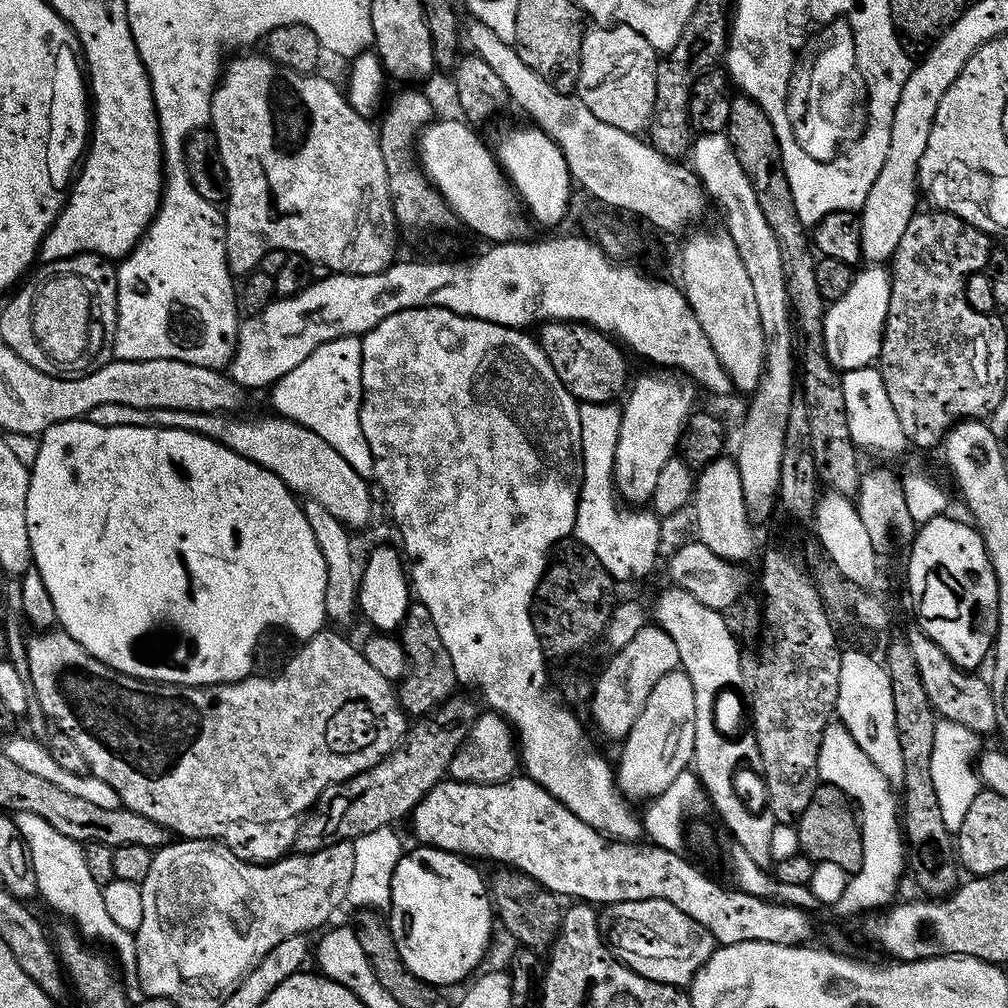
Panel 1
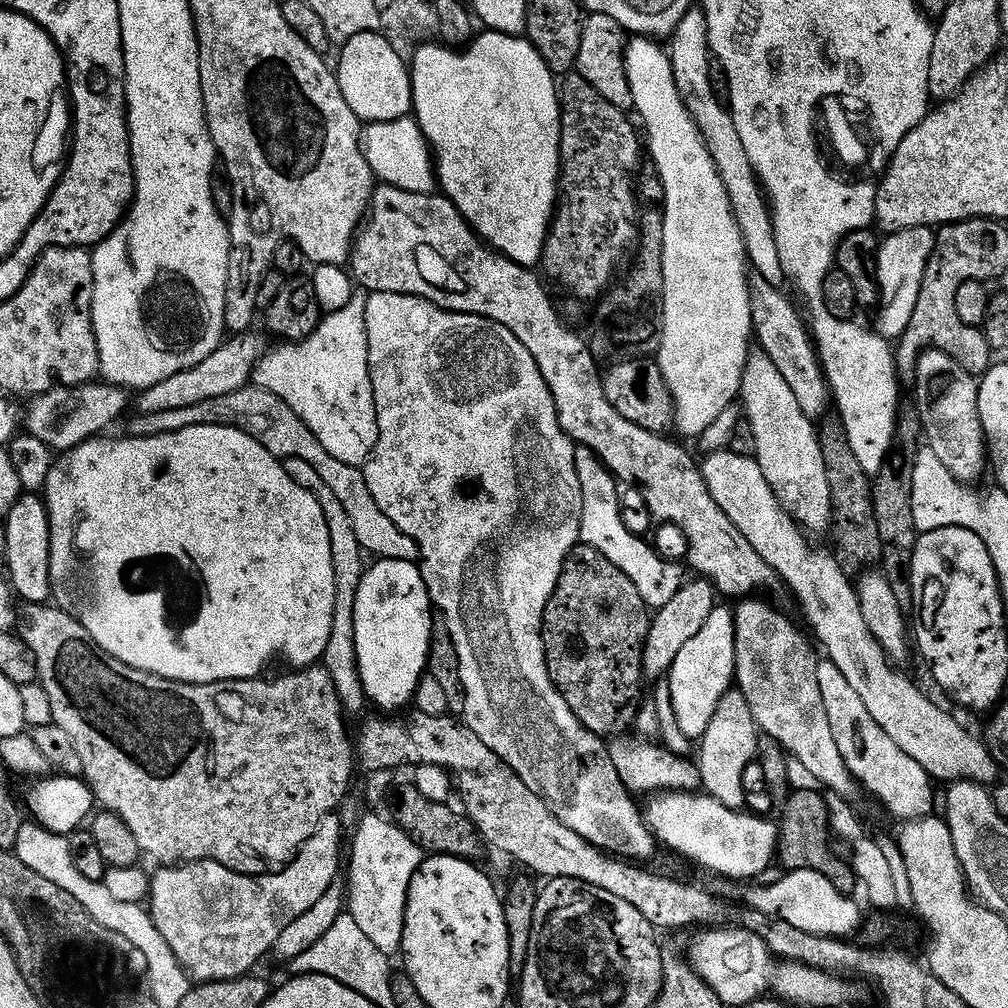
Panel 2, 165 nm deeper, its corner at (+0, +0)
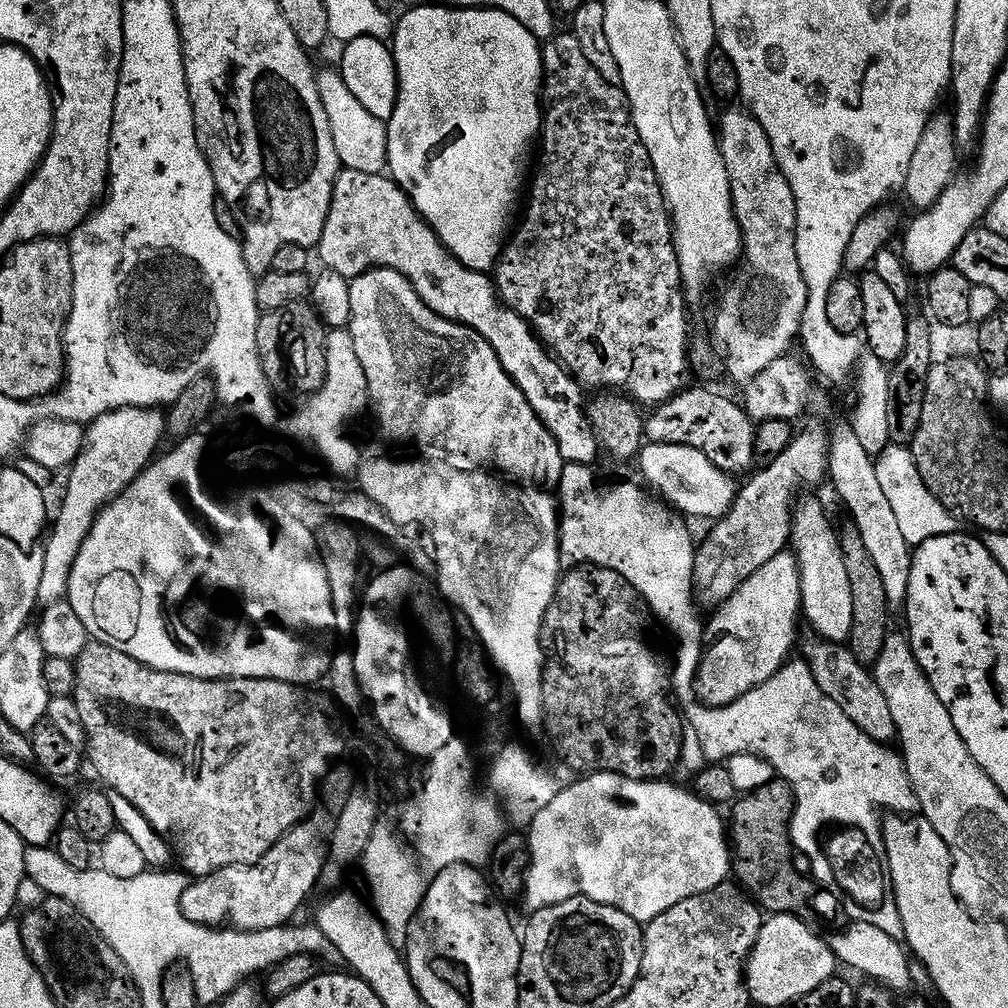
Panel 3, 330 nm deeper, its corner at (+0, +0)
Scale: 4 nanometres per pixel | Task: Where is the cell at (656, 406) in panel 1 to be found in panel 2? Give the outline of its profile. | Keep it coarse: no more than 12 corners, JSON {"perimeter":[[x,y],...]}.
{"perimeter":[[636,34],[626,82],[664,191],[654,362],[675,431],[737,399],[749,265],[722,178]]}

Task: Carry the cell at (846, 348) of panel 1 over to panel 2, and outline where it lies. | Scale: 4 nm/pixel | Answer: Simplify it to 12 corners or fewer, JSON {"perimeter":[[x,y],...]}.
{"perimeter":[[933,229],[889,232],[876,252],[874,328],[906,330]]}

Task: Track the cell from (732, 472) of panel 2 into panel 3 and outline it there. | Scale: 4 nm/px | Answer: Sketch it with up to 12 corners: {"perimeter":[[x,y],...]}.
{"perimeter":[[645,443],[643,483],[685,517],[719,518],[738,484],[700,448]]}

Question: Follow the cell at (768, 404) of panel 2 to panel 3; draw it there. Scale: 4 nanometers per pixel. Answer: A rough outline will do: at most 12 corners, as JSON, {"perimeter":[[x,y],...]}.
{"perimeter":[[824,508],[792,510],[800,611],[815,635],[850,634],[850,581]]}

